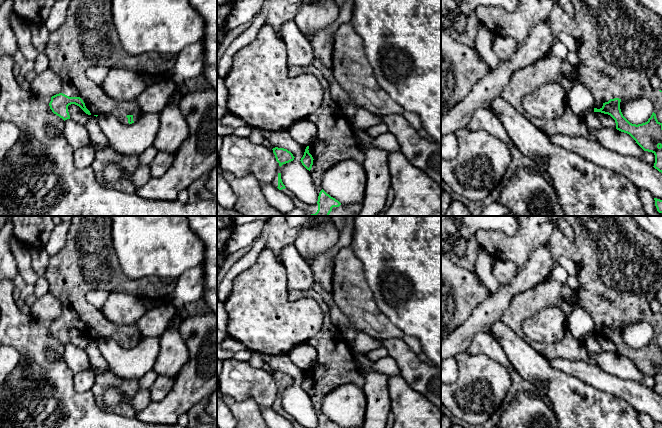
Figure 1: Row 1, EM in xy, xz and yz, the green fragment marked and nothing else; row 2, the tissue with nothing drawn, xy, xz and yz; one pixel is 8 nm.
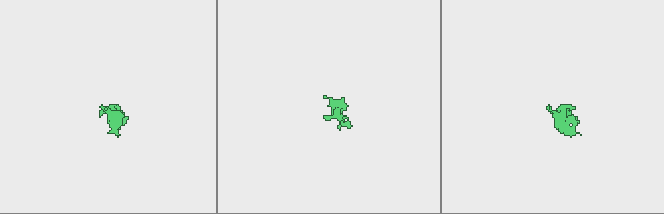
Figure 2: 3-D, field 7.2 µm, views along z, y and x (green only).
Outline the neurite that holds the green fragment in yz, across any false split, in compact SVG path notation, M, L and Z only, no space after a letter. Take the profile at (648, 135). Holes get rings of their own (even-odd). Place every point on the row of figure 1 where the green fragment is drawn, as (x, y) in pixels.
M638 0L569 1L574 7L573 16L554 3L548 20L554 35L564 32L580 41L578 79L574 82L565 79L559 73L560 59L545 56L536 64L514 73L501 97L544 134L562 134L596 141L588 133L584 119L569 106L568 93L575 83L580 82L592 93L594 112L610 115L615 120L617 130L629 134L644 151L652 152L655 155L653 167L662 173L662 123L656 118L662 108L662 91L653 89L650 84L651 77L656 75L658 67L662 65L662 19ZM545 83L559 83L565 91L565 108L559 117L535 117L522 105L525 95ZM637 98L649 99L654 107L648 121L638 125L630 123L620 108L622 102Z

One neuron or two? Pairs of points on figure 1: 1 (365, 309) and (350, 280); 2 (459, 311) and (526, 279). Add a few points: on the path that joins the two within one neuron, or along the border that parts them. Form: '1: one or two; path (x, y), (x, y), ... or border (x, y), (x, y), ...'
1: one; path (358, 302), (352, 295), (350, 287)
2: two; border (491, 293), (471, 314)

